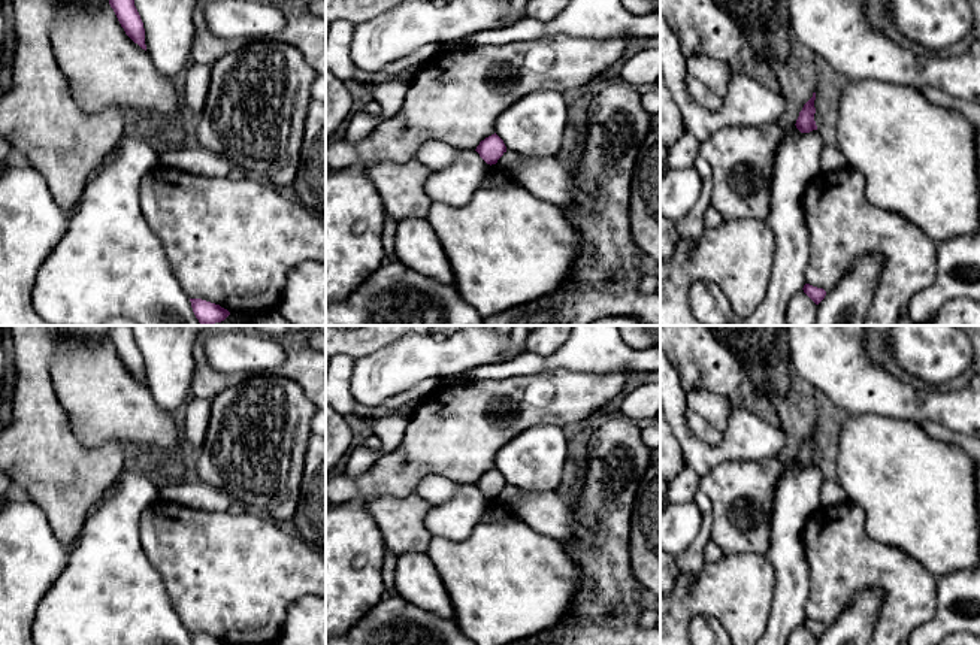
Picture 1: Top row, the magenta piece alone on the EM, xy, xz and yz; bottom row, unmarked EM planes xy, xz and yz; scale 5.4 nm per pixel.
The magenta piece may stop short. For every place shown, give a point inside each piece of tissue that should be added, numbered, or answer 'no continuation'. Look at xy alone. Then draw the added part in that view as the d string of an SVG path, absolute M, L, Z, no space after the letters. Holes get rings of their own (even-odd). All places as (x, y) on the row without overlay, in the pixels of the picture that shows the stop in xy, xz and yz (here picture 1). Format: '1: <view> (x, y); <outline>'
no continuation

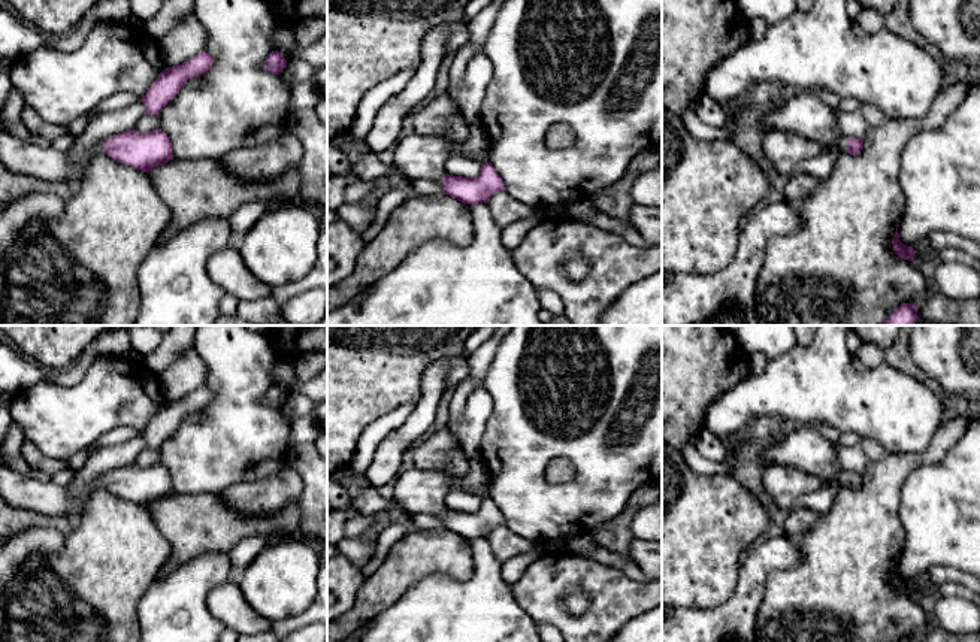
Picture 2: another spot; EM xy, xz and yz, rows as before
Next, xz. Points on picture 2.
1: xz (419, 491); M411 469L396 478L393 500L402 505L408 515L441 515L445 497L453 490L453 476L448 470Z

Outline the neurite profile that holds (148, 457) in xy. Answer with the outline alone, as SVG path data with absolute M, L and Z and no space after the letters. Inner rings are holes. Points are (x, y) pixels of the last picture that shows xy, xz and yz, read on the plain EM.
M143 449L134 464L139 467L148 467L157 463L161 463L158 449Z

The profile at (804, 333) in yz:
M793 325L798 345L810 345L814 337L817 325Z

